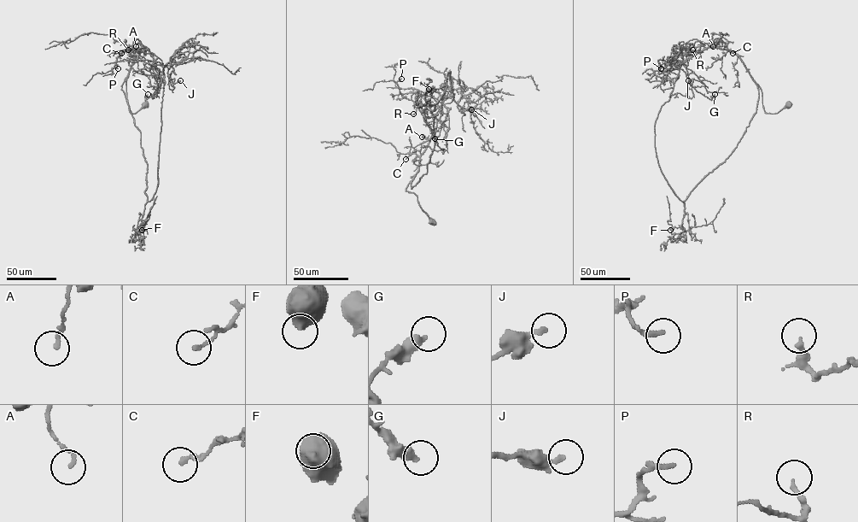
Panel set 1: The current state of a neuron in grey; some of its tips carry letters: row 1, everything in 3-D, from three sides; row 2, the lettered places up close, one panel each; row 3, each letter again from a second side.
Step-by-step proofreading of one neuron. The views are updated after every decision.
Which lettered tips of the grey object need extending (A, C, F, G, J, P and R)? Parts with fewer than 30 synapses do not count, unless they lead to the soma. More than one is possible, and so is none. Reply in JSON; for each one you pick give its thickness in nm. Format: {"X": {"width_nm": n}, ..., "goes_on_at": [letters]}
{"goes_on_at": []}

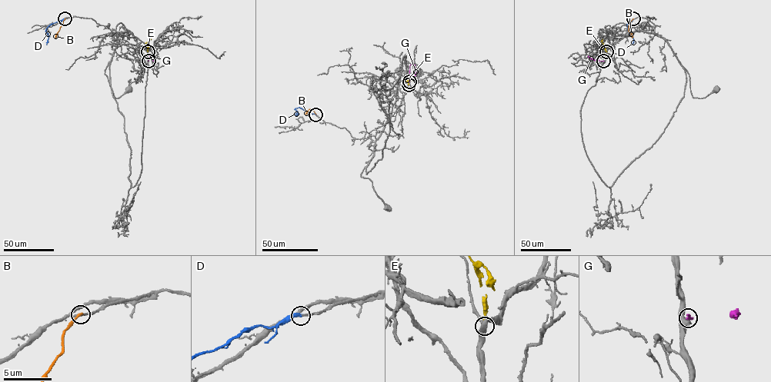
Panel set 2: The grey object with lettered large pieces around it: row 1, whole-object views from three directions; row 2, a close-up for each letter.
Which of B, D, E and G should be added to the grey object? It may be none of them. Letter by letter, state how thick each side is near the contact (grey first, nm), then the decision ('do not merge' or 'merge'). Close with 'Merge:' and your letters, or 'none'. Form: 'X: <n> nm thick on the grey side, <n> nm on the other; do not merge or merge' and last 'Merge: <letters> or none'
B: 320 nm thick on the grey side, 240 nm on the other; do not merge
D: 220 nm thick on the grey side, 320 nm on the other; merge
E: 280 nm thick on the grey side, 260 nm on the other; do not merge
G: 550 nm thick on the grey side, 190 nm on the other; do not merge
Merge: D

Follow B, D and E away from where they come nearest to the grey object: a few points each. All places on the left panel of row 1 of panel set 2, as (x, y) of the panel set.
B: (65, 18), (56, 37)
D: (64, 19), (50, 24), (46, 29), (48, 37), (46, 44)
E: (148, 51), (145, 43), (151, 39)

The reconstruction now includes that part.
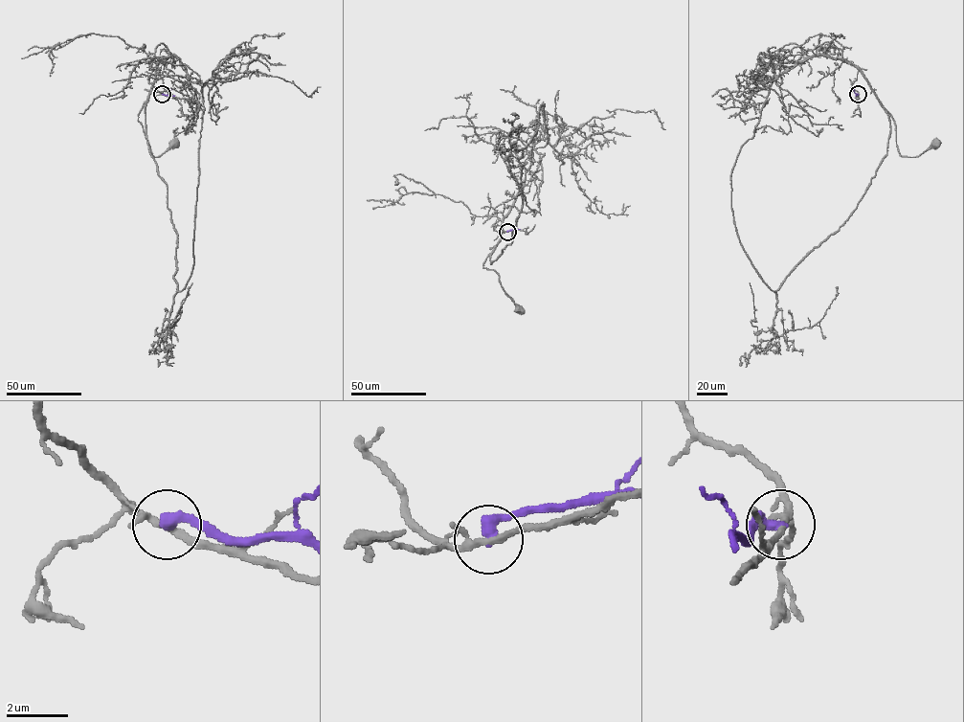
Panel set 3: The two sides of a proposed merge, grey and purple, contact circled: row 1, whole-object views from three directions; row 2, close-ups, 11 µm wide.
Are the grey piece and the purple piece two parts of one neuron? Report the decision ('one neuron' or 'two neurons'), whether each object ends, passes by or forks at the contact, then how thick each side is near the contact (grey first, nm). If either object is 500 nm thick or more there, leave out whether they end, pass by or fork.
two neurons; grey passes by; purple ends there; 200 nm thick on the grey side, 400 nm on the other

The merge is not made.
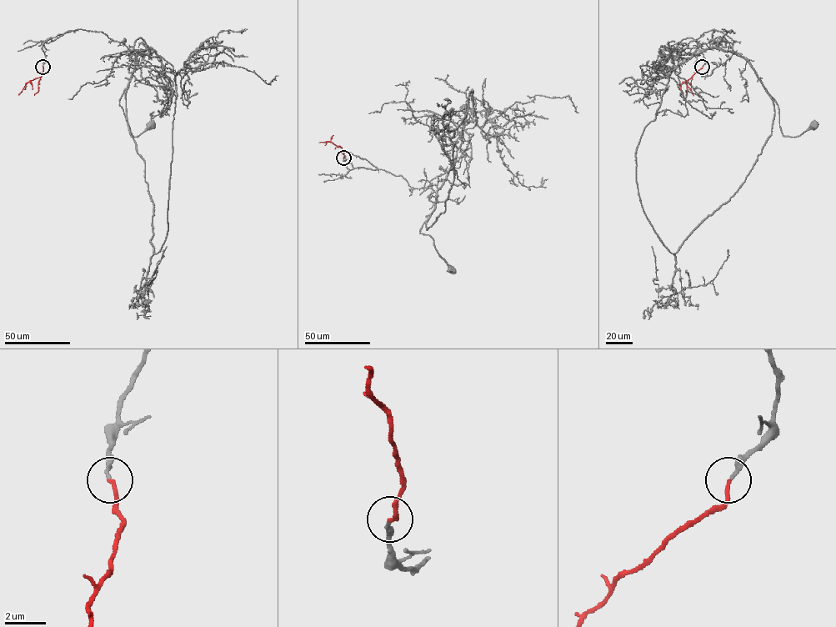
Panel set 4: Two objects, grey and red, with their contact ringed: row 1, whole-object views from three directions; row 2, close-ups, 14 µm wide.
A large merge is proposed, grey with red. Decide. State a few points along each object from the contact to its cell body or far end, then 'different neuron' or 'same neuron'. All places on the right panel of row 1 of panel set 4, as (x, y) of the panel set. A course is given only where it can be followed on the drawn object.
grey runs (703, 67), (696, 40), (713, 28), (721, 32), (778, 105), (783, 135), (799, 136), (813, 126); red runs (702, 67), (687, 80), (687, 94); same neuron

